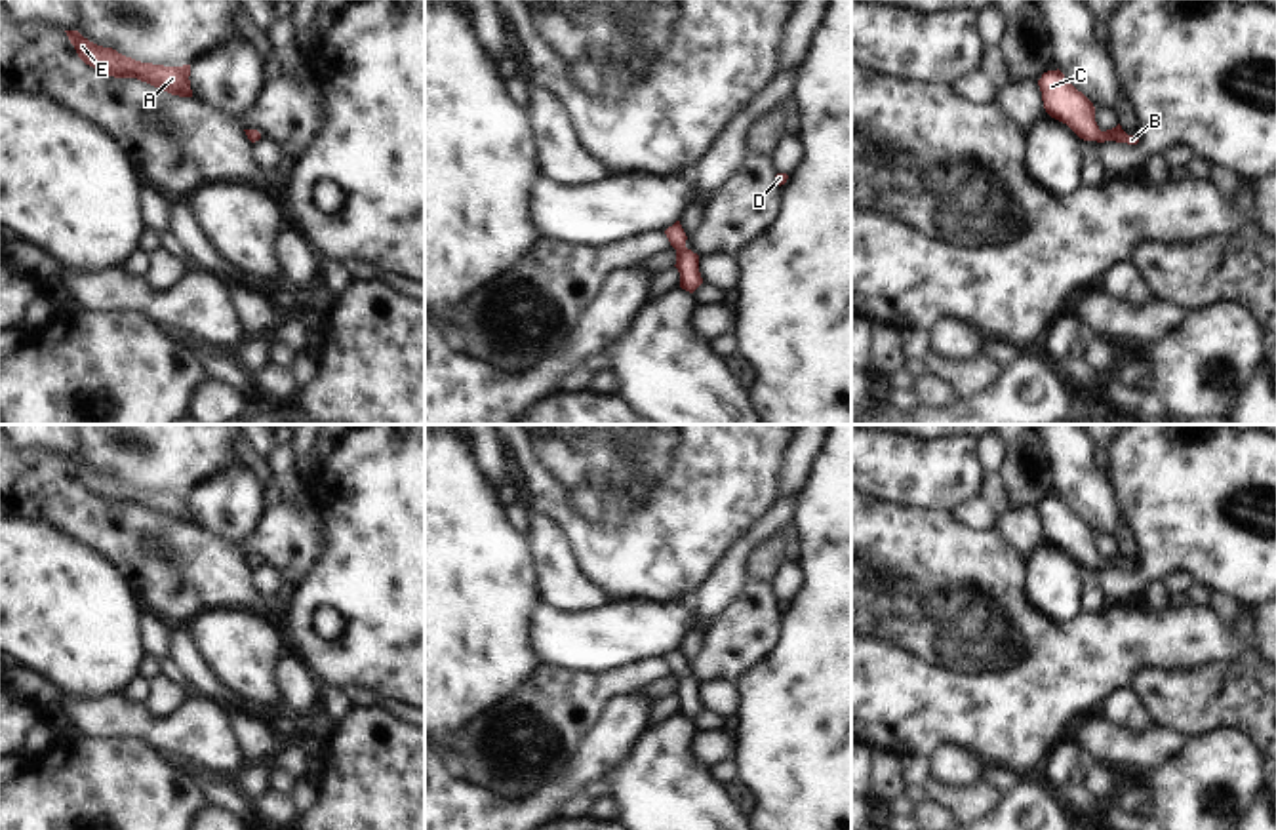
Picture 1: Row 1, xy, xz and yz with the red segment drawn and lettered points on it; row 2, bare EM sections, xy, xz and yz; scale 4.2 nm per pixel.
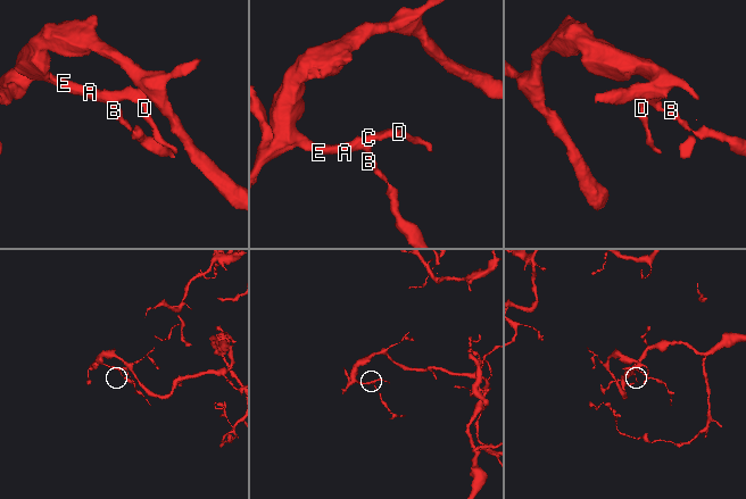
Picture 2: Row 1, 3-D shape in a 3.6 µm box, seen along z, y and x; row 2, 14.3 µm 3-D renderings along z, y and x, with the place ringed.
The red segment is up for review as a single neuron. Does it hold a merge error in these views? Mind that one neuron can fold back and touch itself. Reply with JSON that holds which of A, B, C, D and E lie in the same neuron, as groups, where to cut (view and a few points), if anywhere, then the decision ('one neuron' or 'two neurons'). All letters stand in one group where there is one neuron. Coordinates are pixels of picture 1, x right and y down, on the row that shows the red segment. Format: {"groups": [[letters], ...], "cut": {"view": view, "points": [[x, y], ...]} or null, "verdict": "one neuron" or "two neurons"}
{"groups": [["A", "B", "C", "D", "E"]], "cut": null, "verdict": "one neuron"}

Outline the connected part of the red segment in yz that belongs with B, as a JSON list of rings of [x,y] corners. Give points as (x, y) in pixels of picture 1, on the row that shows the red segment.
[[[1059,69],[1044,72],[1038,86],[1046,112],[1067,124],[1080,139],[1097,143],[1139,143],[1139,133],[1127,135],[1120,124],[1112,129],[1101,131],[1095,122],[1093,103],[1078,91]]]

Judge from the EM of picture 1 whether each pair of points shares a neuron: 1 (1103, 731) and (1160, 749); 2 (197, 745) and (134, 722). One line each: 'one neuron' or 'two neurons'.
1: one neuron
2: one neuron

